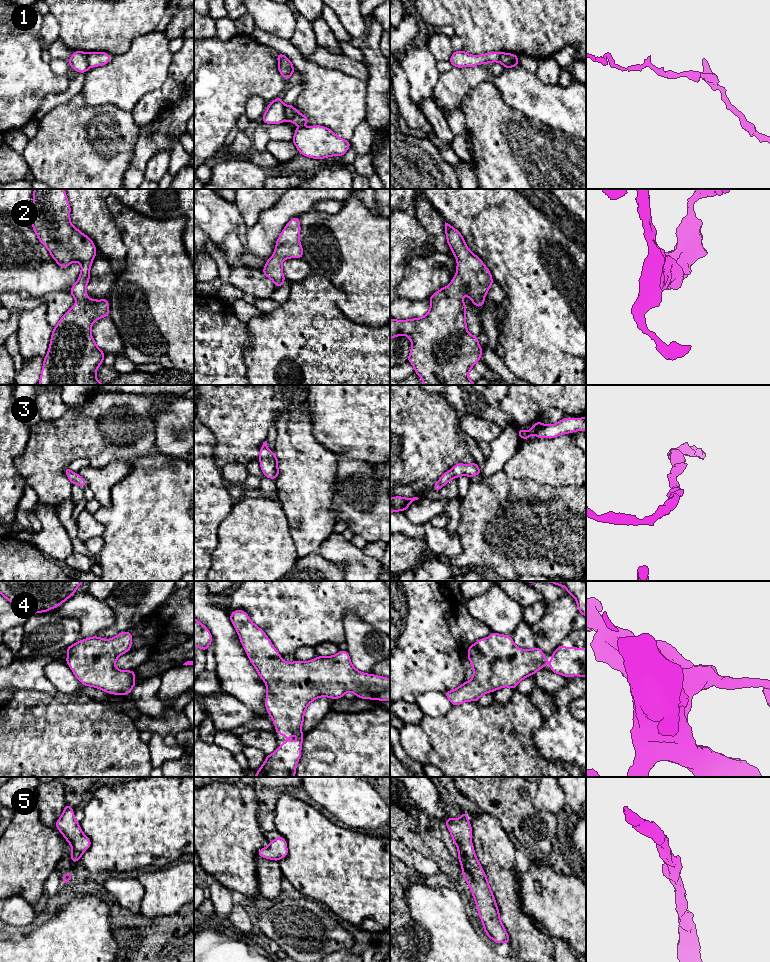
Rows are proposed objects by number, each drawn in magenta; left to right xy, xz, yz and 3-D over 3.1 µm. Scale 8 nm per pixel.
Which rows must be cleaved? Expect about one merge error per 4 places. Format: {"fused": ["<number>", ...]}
{"fused": ["1"]}

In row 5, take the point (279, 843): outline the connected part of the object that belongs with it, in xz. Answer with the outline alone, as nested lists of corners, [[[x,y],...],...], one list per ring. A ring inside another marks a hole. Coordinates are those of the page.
[[[280,835],[273,841],[270,841],[268,846],[260,849],[257,853],[258,856],[279,861],[286,857],[288,854],[286,840]]]

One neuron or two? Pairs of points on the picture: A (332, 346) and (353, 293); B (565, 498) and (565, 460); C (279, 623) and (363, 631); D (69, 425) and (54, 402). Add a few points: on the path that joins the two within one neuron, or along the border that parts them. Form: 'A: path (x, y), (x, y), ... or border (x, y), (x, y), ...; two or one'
A: border (337, 292), (336, 306), (351, 320), (366, 325); two
B: border (542, 483), (575, 486); two
C: border (353, 611), (349, 611), (343, 620), (344, 641); two
D: border (68, 408), (59, 418), (52, 421), (43, 420); two

